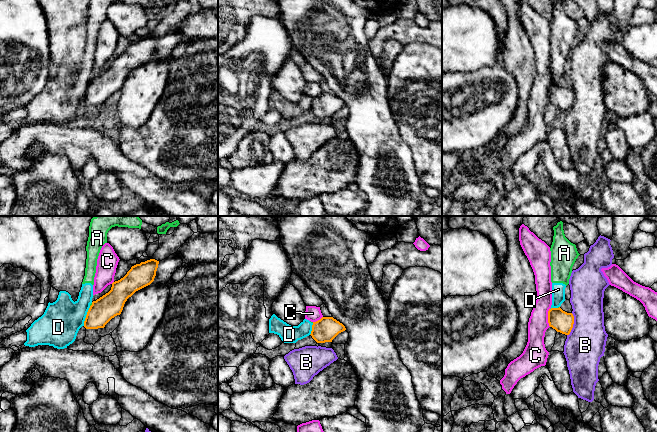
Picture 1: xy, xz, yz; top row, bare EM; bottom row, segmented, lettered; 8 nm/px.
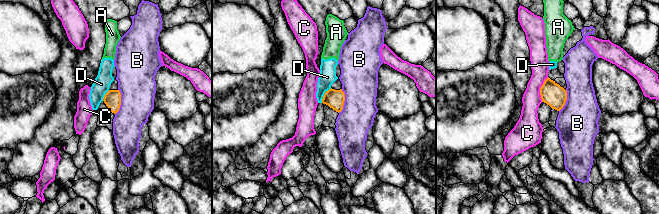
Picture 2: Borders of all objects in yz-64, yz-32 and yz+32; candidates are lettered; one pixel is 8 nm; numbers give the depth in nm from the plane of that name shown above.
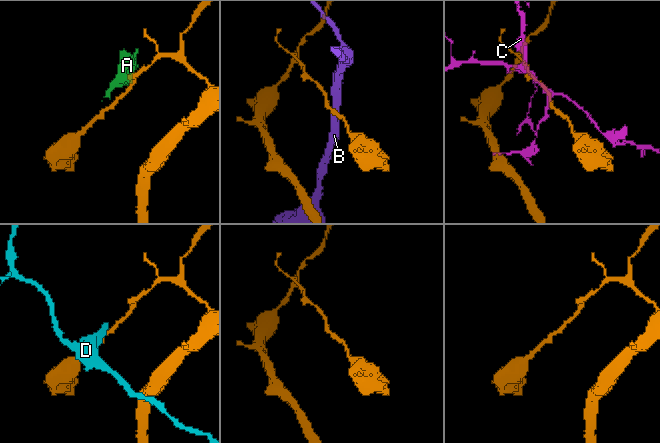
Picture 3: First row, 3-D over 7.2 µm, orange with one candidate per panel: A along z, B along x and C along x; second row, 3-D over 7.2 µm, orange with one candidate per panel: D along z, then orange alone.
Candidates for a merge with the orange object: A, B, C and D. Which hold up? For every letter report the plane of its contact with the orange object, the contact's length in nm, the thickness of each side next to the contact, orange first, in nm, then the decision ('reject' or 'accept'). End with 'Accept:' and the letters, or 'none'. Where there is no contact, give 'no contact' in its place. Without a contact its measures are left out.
A: meets orange in xy; contact 40 nm long; 200 nm thick on the orange side, 20 nm on the other; reject
B: meets orange in yz; contact 190 nm long; 170 nm thick on the orange side, 320 nm on the other; reject
C: meets orange in yz; contact 150 nm long; 170 nm thick on the orange side, 160 nm on the other; reject
D: meets orange in xy; contact 170 nm long; 200 nm thick on the orange side, 320 nm on the other; reject
Accept: none

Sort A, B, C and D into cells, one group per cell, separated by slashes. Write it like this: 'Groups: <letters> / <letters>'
Groups: A D / B / C

